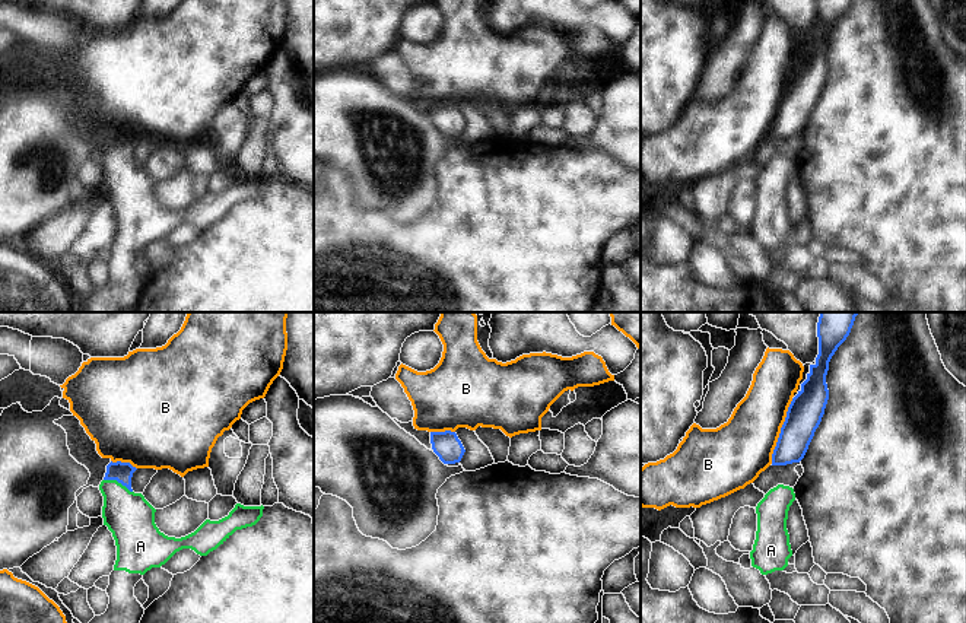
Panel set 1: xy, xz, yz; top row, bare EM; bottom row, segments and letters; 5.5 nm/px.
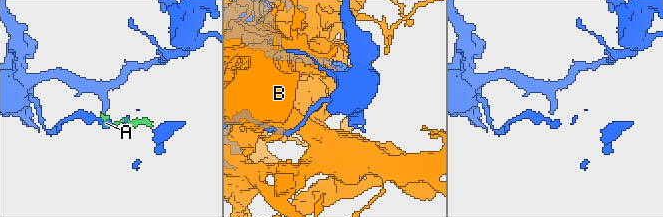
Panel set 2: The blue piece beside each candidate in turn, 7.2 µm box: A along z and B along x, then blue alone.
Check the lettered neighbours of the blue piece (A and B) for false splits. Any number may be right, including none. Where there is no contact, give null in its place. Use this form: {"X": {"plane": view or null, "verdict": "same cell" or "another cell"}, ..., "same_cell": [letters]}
{"A": {"plane": "xy", "verdict": "same cell"}, "B": {"plane": "yz", "verdict": "another cell"}, "same_cell": ["A"]}

